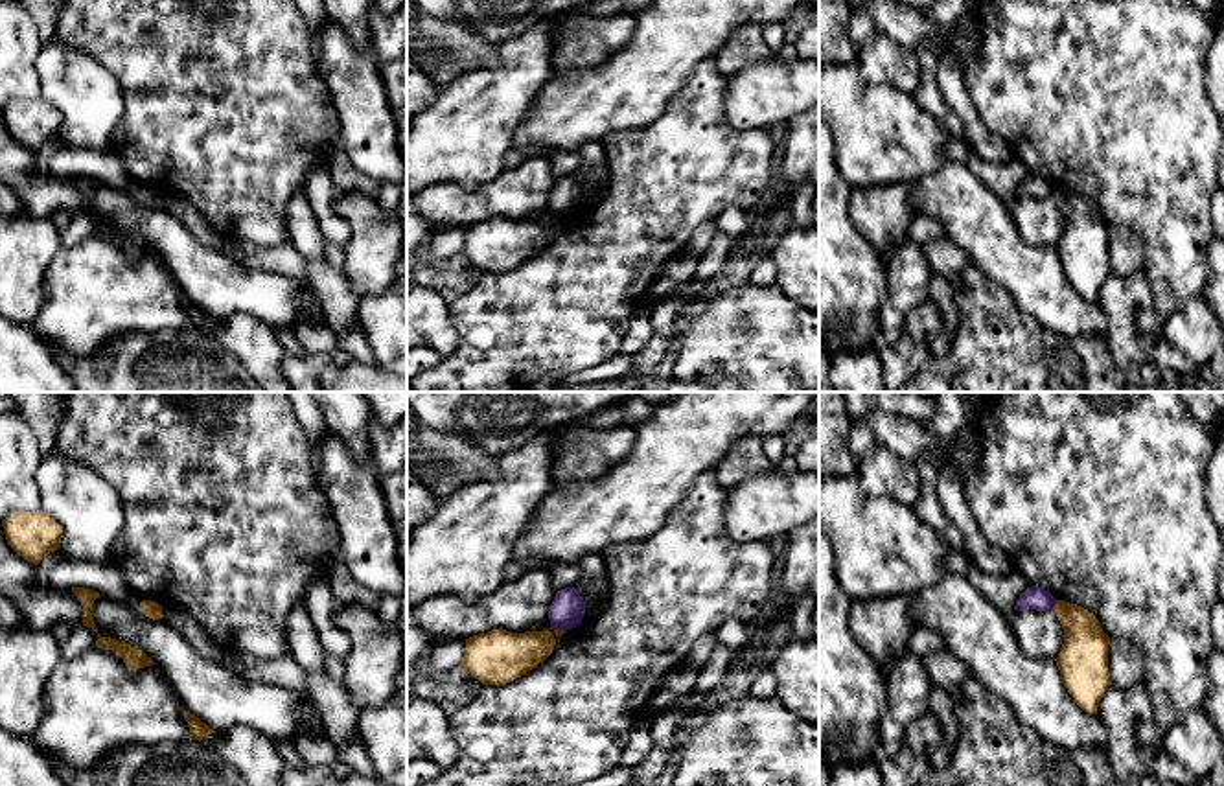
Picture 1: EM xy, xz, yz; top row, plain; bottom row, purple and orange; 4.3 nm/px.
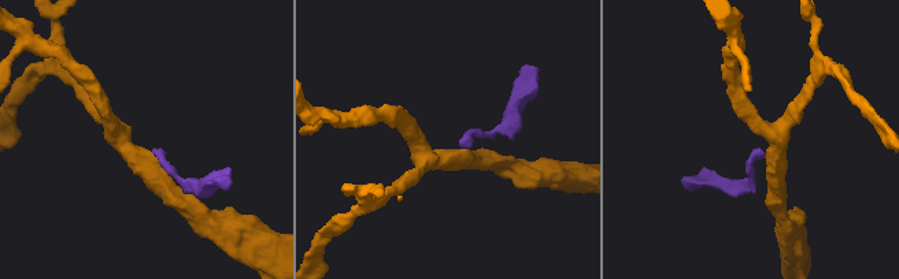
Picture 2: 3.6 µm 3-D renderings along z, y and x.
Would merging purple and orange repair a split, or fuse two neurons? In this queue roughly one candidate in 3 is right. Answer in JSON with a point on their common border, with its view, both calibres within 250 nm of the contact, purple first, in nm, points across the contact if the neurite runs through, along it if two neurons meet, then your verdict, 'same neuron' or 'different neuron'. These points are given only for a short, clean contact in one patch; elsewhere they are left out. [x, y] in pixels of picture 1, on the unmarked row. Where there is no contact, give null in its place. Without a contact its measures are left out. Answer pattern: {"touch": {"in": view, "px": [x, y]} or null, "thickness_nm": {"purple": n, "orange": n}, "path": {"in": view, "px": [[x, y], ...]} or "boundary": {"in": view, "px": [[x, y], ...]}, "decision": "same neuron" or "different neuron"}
{"touch": {"in": "yz", "px": [1053, 192]}, "thickness_nm": {"purple": 100, "orange": 200}, "boundary": {"in": "yz", "px": [[1057, 188], [1053, 196]]}, "decision": "different neuron"}

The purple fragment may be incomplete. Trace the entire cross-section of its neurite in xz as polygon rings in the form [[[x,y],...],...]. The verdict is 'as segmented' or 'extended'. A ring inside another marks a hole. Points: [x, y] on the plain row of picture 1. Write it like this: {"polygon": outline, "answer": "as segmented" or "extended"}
{"polygon": [[[574,175],[560,177],[548,197],[550,217],[572,217],[582,212],[583,201],[583,184]]], "answer": "as segmented"}

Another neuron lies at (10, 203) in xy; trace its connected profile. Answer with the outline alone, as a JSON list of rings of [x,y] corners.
[[[0,180],[0,215],[2,217],[17,217],[24,215],[26,210],[22,206],[20,197]]]

